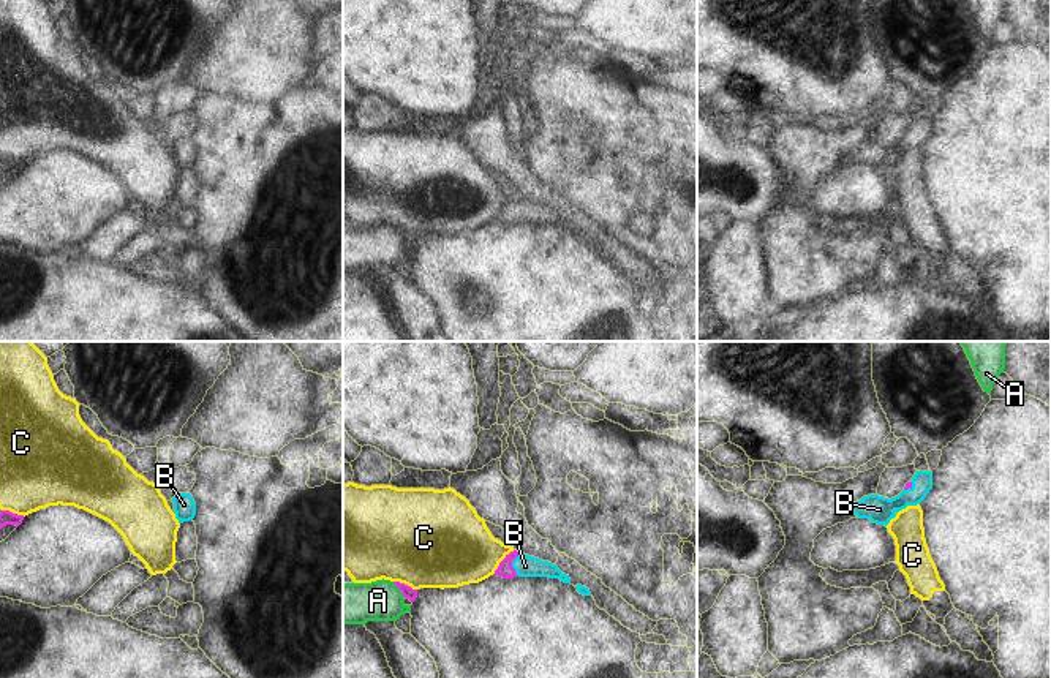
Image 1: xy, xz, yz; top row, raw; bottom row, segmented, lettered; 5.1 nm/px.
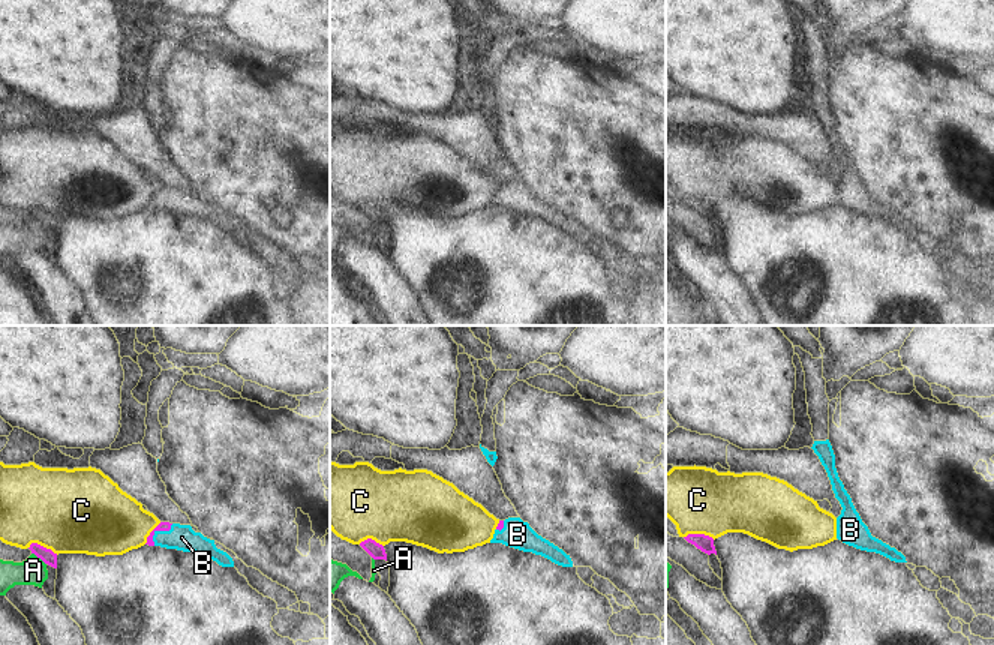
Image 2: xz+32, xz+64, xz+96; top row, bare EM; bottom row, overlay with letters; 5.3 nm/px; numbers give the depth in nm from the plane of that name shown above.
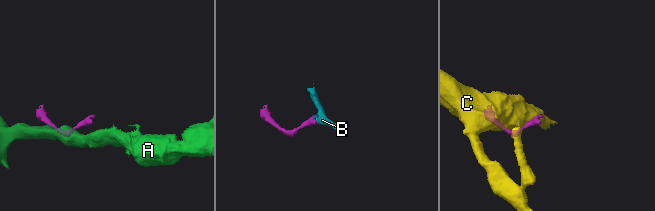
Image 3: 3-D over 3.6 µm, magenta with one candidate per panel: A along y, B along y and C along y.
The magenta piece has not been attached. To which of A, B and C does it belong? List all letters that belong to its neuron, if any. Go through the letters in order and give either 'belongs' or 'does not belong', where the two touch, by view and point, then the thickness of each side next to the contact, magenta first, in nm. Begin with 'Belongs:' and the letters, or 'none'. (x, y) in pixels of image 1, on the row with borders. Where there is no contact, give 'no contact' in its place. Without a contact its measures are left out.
Belongs: B
A: does not belong | xz (399, 588) | 60/200 nm
B: belongs | xz (511, 564) | 80/110 nm
C: does not belong | xz (501, 561) | 80/380 nm

